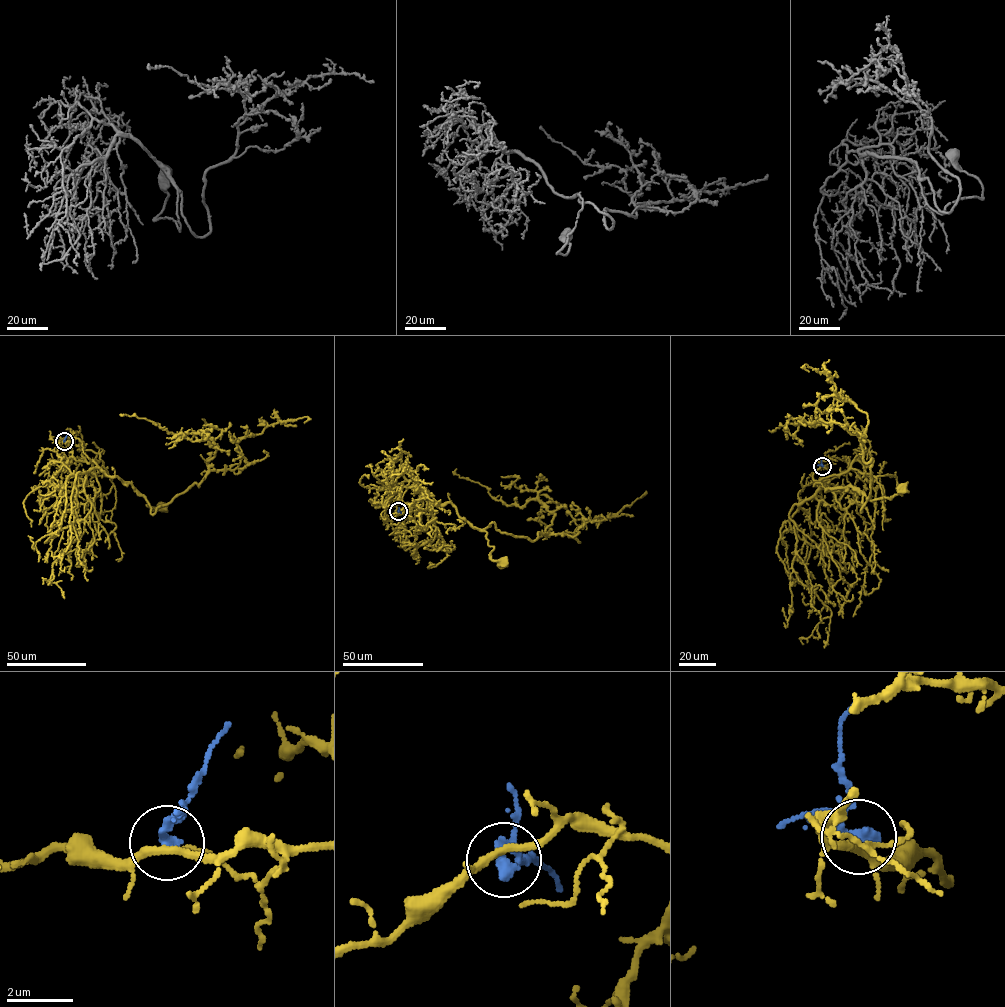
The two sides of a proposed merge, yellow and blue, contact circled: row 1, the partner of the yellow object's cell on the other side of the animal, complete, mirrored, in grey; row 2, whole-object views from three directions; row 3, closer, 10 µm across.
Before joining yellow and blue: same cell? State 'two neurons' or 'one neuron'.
two neurons

